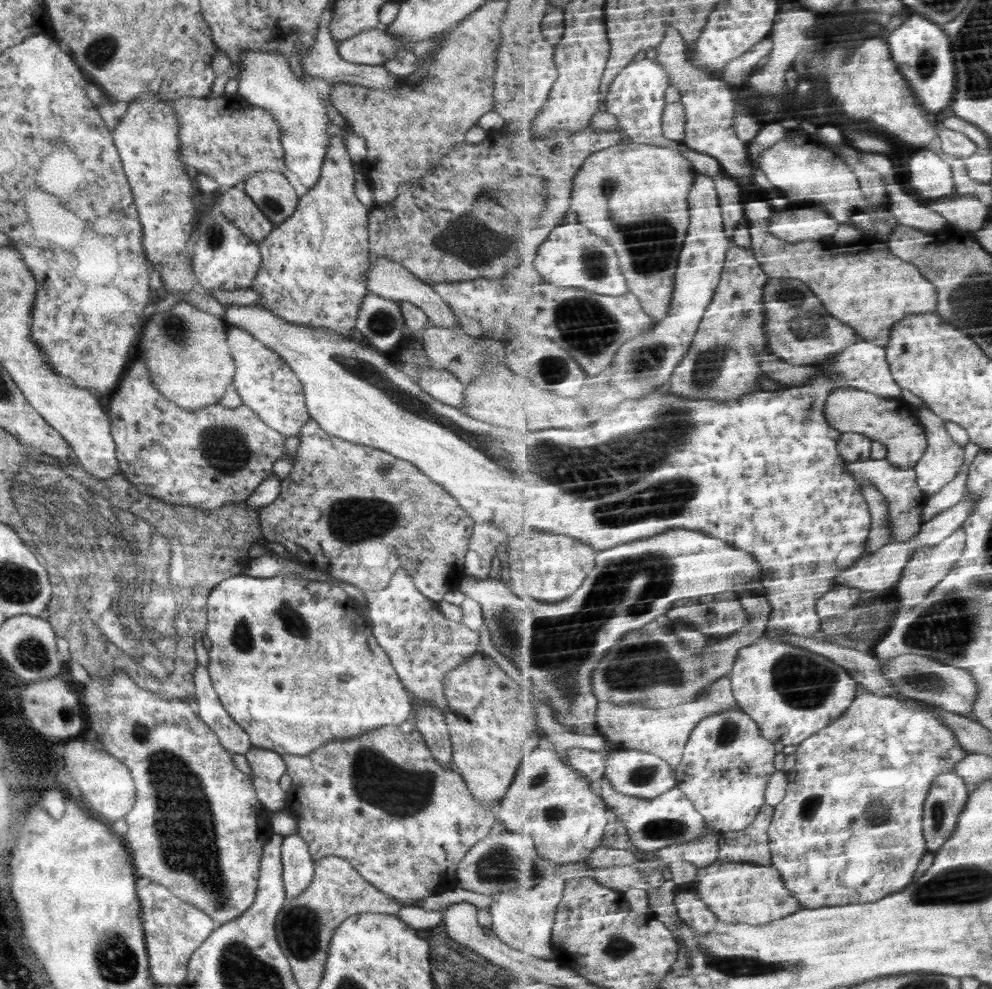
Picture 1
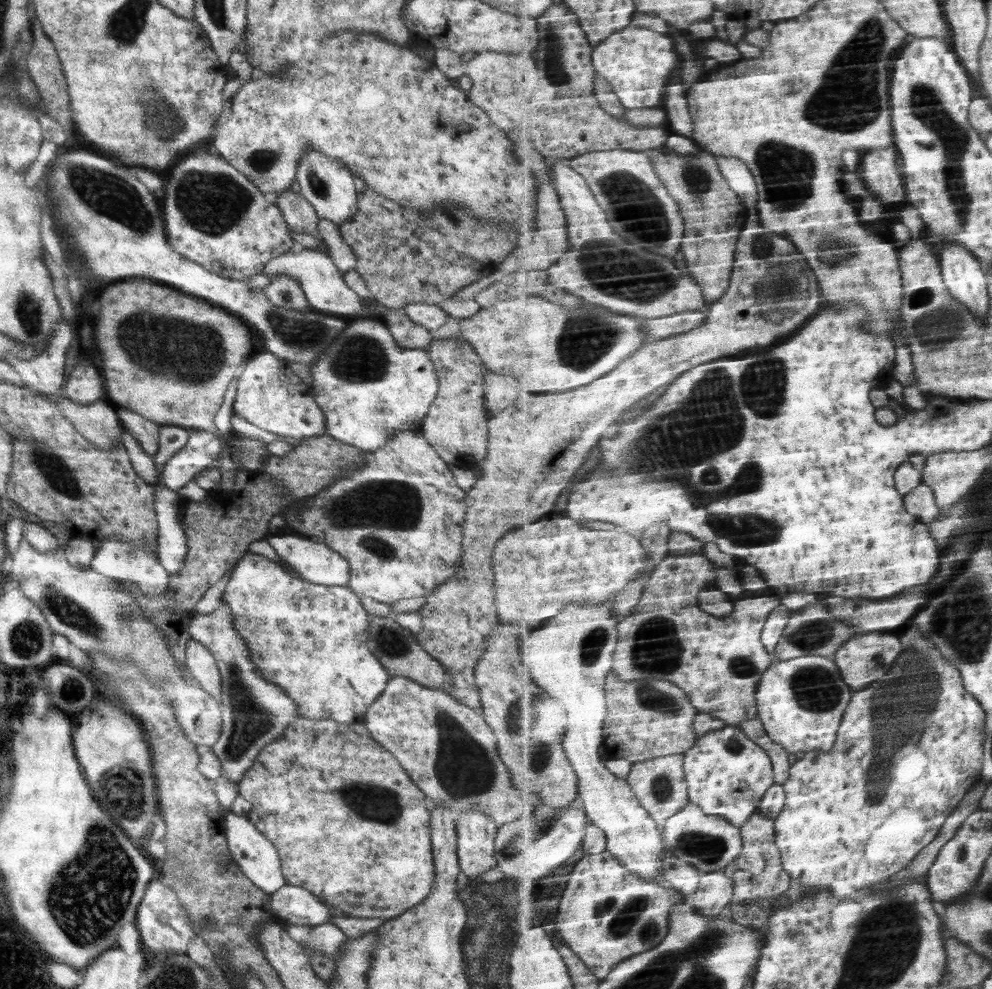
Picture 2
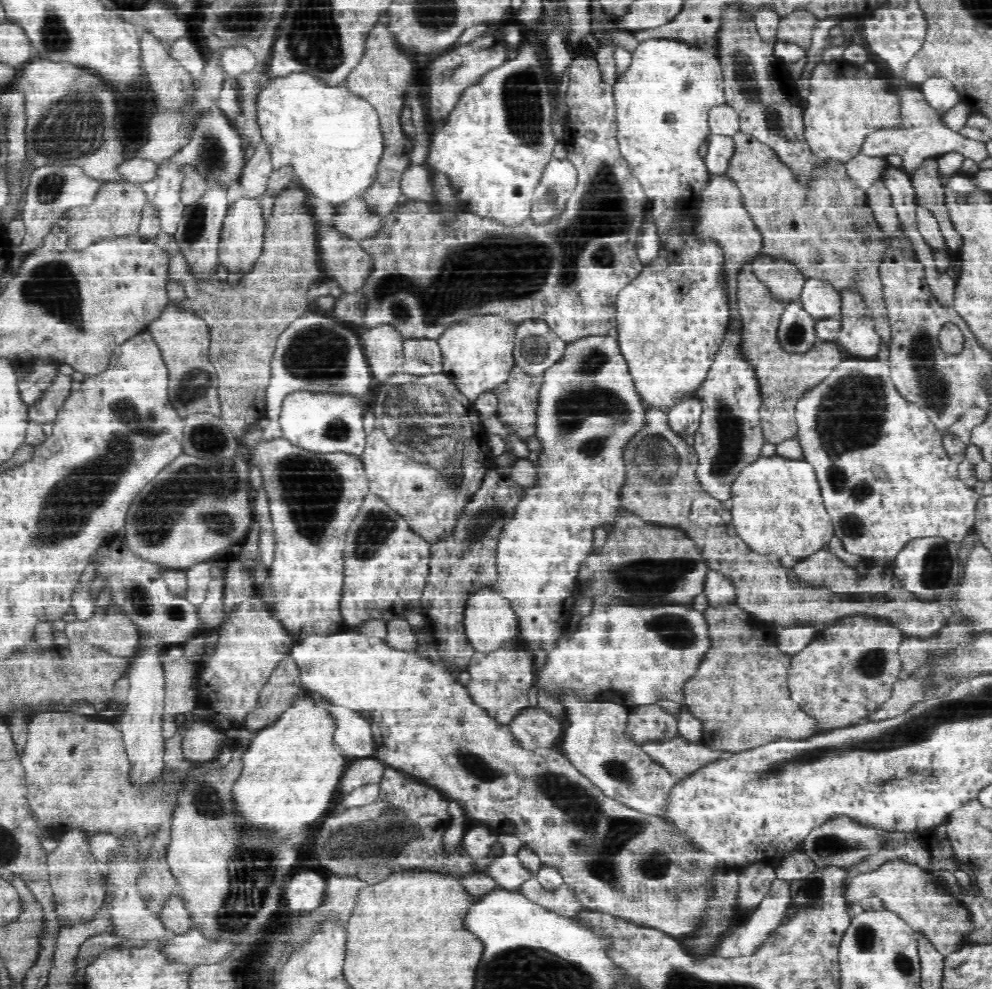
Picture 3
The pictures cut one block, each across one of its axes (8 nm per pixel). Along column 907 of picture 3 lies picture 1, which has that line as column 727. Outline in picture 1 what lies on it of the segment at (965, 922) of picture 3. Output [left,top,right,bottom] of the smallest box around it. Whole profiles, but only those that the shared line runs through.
[695,861,803,925]

